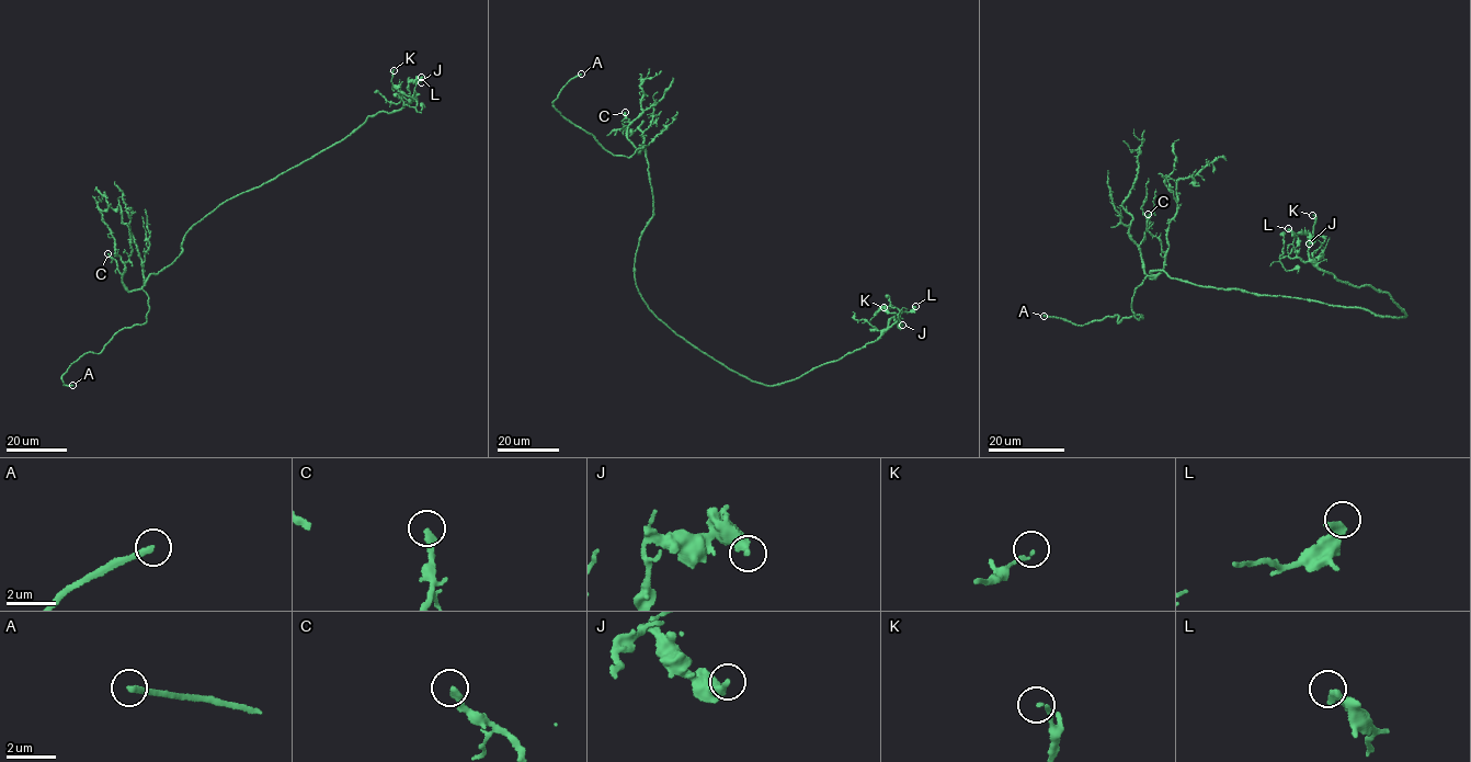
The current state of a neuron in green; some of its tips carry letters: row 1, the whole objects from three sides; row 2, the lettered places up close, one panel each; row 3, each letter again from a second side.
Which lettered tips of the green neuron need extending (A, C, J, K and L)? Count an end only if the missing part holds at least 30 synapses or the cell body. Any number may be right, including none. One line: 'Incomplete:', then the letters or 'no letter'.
Incomplete: A, C

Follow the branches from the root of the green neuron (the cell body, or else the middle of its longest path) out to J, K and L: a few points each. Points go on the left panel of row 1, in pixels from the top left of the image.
J: (205, 217), (224, 202), (271, 181), (340, 141), (368, 116), (398, 110), (411, 101), (408, 82), (421, 82)
K: (205, 217), (224, 202), (340, 141), (368, 116), (417, 101), (392, 86), (394, 70)
L: (205, 217), (224, 202), (271, 181), (340, 141), (368, 116), (396, 111), (414, 100), (415, 84), (421, 77)

